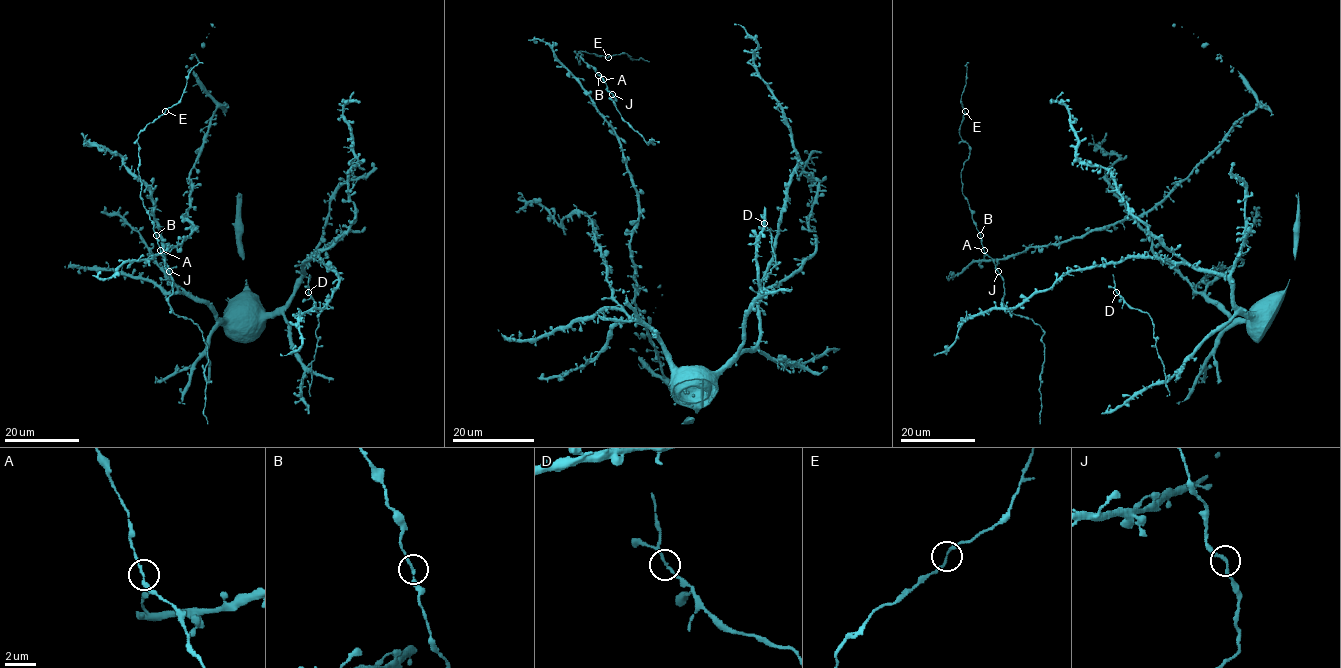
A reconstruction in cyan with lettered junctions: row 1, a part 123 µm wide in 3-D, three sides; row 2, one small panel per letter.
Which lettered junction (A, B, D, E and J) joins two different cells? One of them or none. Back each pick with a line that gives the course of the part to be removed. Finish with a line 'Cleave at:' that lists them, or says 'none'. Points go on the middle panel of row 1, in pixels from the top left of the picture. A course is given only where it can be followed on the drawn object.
Cleave at: none

